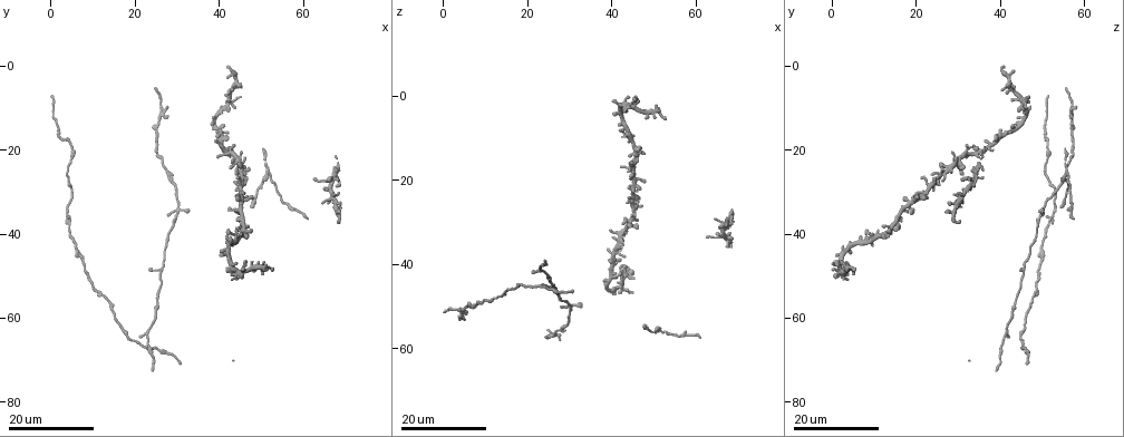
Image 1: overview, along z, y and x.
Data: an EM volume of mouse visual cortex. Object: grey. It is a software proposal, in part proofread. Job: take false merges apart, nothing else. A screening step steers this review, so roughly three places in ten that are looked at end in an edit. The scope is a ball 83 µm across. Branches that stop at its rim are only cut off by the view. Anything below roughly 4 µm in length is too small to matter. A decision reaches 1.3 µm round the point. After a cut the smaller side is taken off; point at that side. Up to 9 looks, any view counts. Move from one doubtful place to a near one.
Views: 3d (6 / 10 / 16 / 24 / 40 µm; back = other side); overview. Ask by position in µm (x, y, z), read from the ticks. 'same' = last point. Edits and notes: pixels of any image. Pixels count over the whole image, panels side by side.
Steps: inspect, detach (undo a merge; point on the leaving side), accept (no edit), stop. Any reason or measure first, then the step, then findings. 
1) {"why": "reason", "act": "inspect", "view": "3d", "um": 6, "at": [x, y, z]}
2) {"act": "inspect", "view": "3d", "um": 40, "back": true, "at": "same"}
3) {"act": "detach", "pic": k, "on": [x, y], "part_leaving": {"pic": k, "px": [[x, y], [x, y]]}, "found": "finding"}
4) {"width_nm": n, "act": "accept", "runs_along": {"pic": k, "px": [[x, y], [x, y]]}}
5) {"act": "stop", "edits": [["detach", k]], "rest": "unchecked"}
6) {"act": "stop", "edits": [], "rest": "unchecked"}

{"why": "three arms meet", "act": "inspect", "view": "3d", "um": 16, "at": [52.0, 25.5, 56.0]}

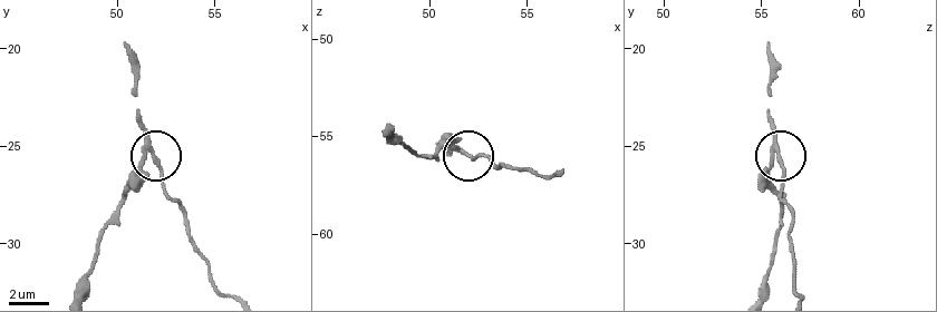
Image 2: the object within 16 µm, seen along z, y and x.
{"why": "closer look", "act": "inspect", "view": "3d", "um": 6, "at": [51.5, 25.5, 55.7]}

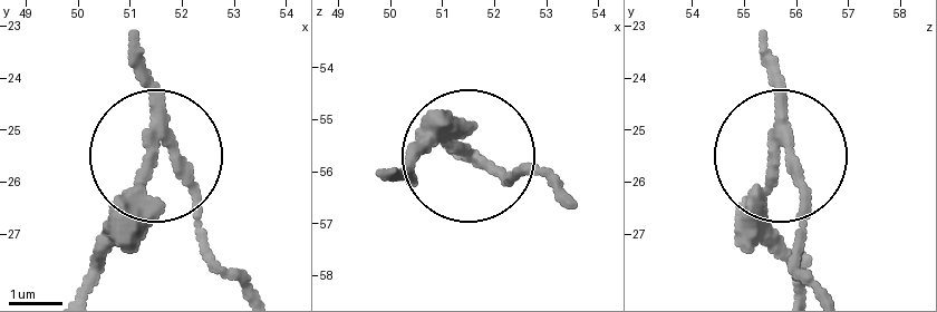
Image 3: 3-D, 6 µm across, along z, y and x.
{"side_arm_um": 10, "act": "detach", "pic": 3, "on": [137, 211], "found": "two cells meet here"}

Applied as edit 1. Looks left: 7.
{"why": "four or more arms meet", "act": "inspect", "view": "3d", "um": 24, "at": [30.0, 34.5, 49.5]}

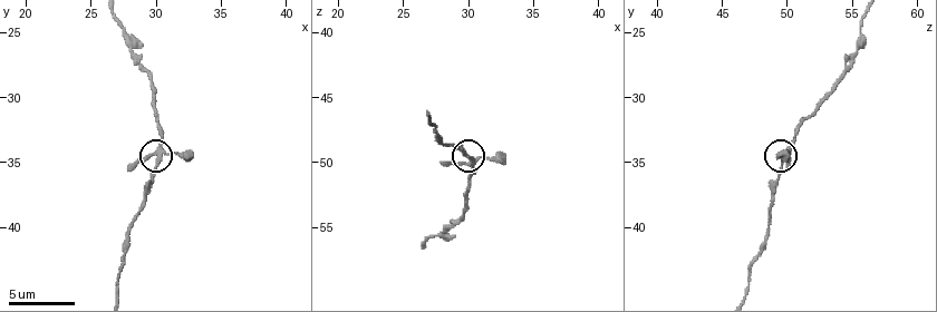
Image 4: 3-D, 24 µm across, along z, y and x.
{"why": "closer look", "act": "inspect", "view": "3d", "um": 10, "at": [30.4, 34.2, 50.0]}

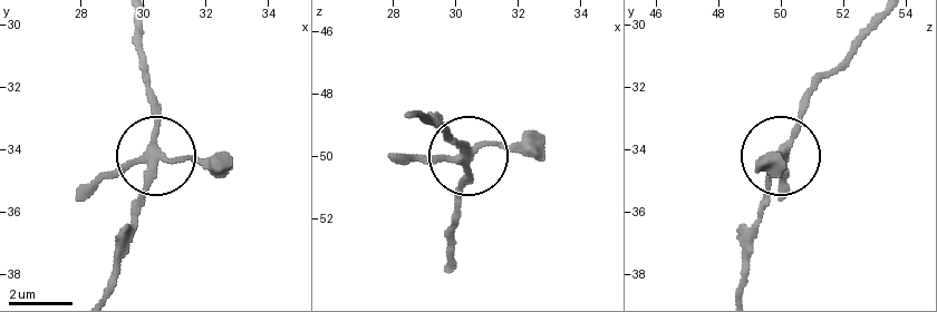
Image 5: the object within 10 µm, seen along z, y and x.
{"act": "inspect", "view": "3d", "um": 10, "back": true, "at": [30.4, 34.3, 49.8]}

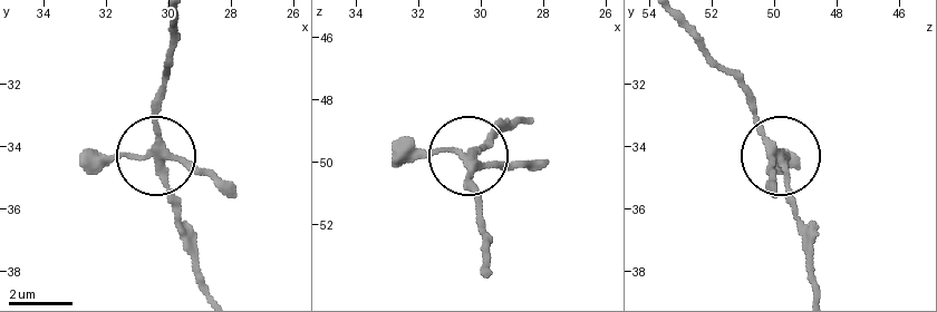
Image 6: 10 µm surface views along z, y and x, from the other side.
{"act": "accept", "runs_along": {"pic": 6, "px": [[157, 95], [155, 153], [80, 156]]}, "found": "all the same cell"}

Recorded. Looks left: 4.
{"why": "thin arm on a thick one", "act": "inspect", "view": "3d", "um": 24, "at": [45.0, 23.0, 29.5]}

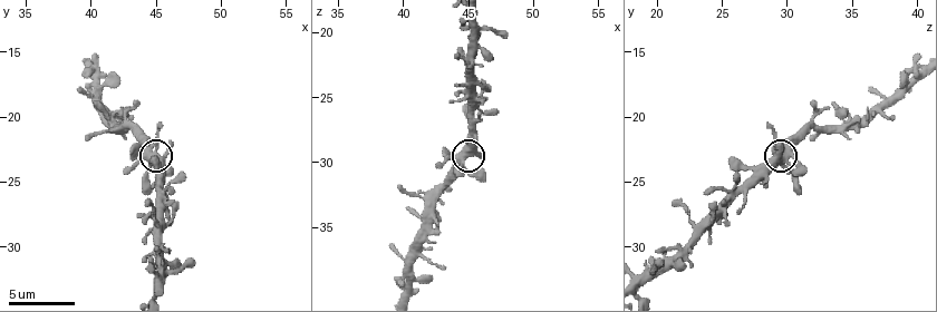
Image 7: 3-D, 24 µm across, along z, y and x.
{"act": "inspect", "view": "3d", "um": 10, "at": "same"}

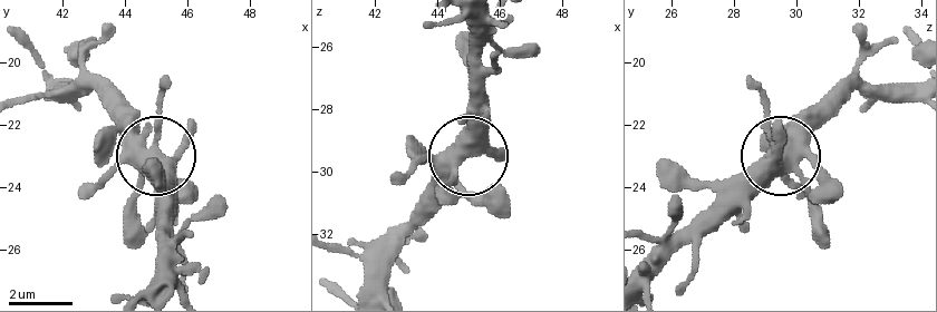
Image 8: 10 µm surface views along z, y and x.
{"act": "accept", "found": "all the same cell"}

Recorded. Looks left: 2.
{"why": "side arm on a straight run", "act": "inspect", "view": "3d", "um": 24, "at": [22.5, 64.0, 41.5]}

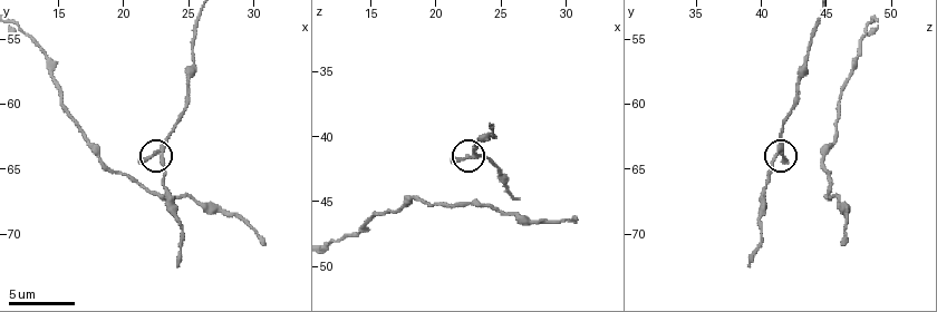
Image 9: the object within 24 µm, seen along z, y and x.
{"act": "inspect", "view": "3d", "um": 6, "at": [22.8, 63.6, 41.6]}

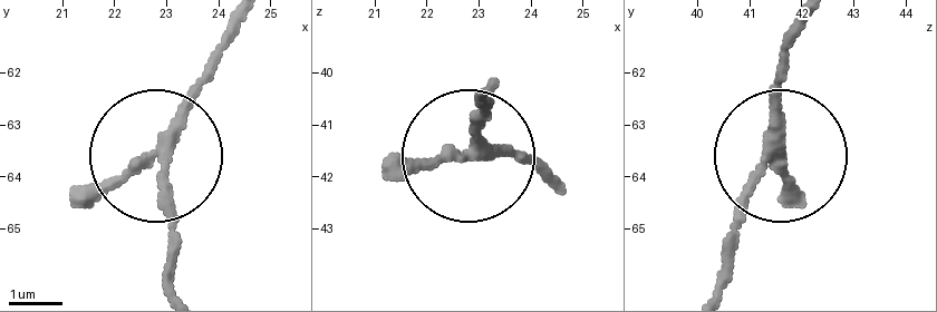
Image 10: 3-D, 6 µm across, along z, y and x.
{"arms": 3, "act": "accept", "runs_along": {"pic": 10, "px": [[802, 30], [781, 70], [781, 136], [723, 283]]}, "found": "one cell here"}

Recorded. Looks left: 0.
{"act": "stop", "edits": [["detach", 3]], "rest": "unchecked"}

